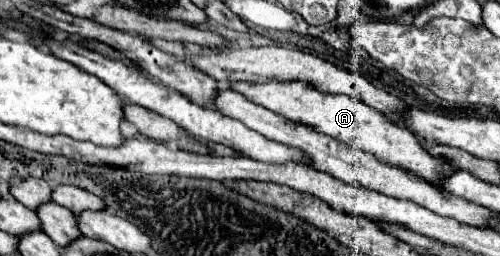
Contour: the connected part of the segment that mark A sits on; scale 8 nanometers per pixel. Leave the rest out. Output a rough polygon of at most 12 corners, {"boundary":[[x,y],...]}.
{"boundary":[[304,80],[248,100],[436,184],[454,170],[378,110]]}

